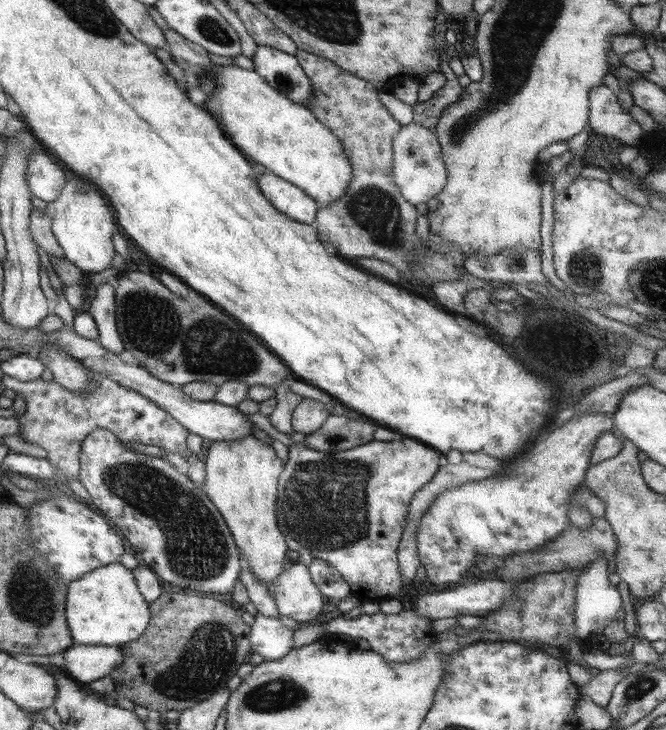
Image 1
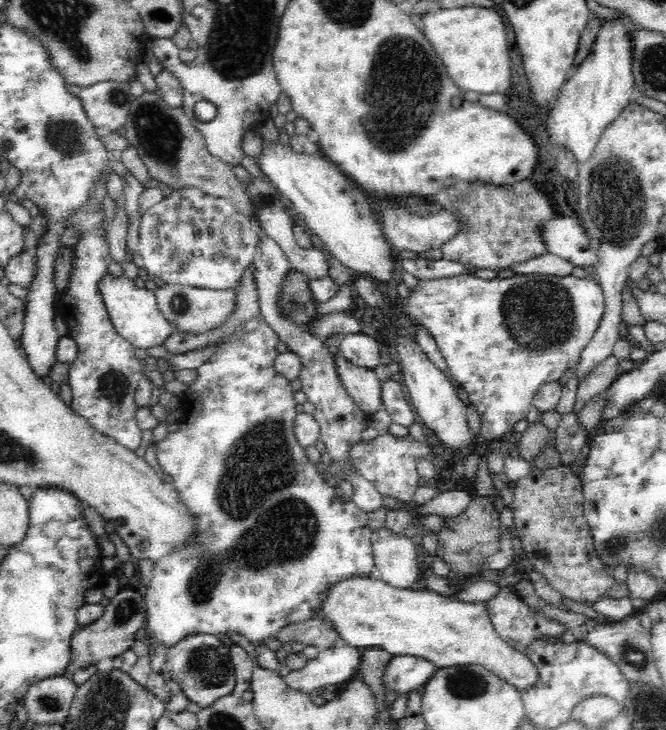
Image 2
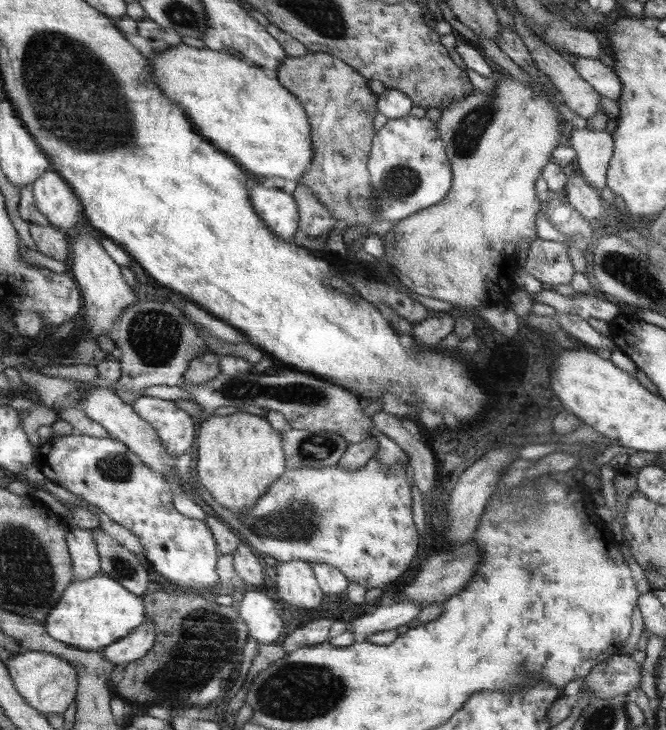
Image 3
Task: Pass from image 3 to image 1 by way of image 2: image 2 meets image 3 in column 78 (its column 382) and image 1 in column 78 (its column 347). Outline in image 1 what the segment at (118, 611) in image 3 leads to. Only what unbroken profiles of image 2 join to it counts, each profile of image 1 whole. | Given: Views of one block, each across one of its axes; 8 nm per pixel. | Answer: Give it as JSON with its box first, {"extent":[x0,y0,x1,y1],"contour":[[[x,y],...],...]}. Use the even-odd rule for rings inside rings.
{"extent":[66,563,152,647],"contour":[[[120,563],[109,564],[88,572],[67,584],[66,618],[74,645],[94,644],[118,647],[138,640],[152,623],[149,602],[138,588],[132,569]]]}

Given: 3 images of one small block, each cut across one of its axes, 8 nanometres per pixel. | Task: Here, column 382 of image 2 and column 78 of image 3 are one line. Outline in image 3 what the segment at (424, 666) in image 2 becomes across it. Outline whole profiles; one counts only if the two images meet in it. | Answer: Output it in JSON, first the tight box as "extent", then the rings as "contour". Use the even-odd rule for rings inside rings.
{"extent":[5,650,80,714],"contour":[[[24,650],[5,662],[16,690],[26,702],[42,714],[62,714],[70,708],[77,696],[80,677],[77,669],[68,660],[54,653]]]}

